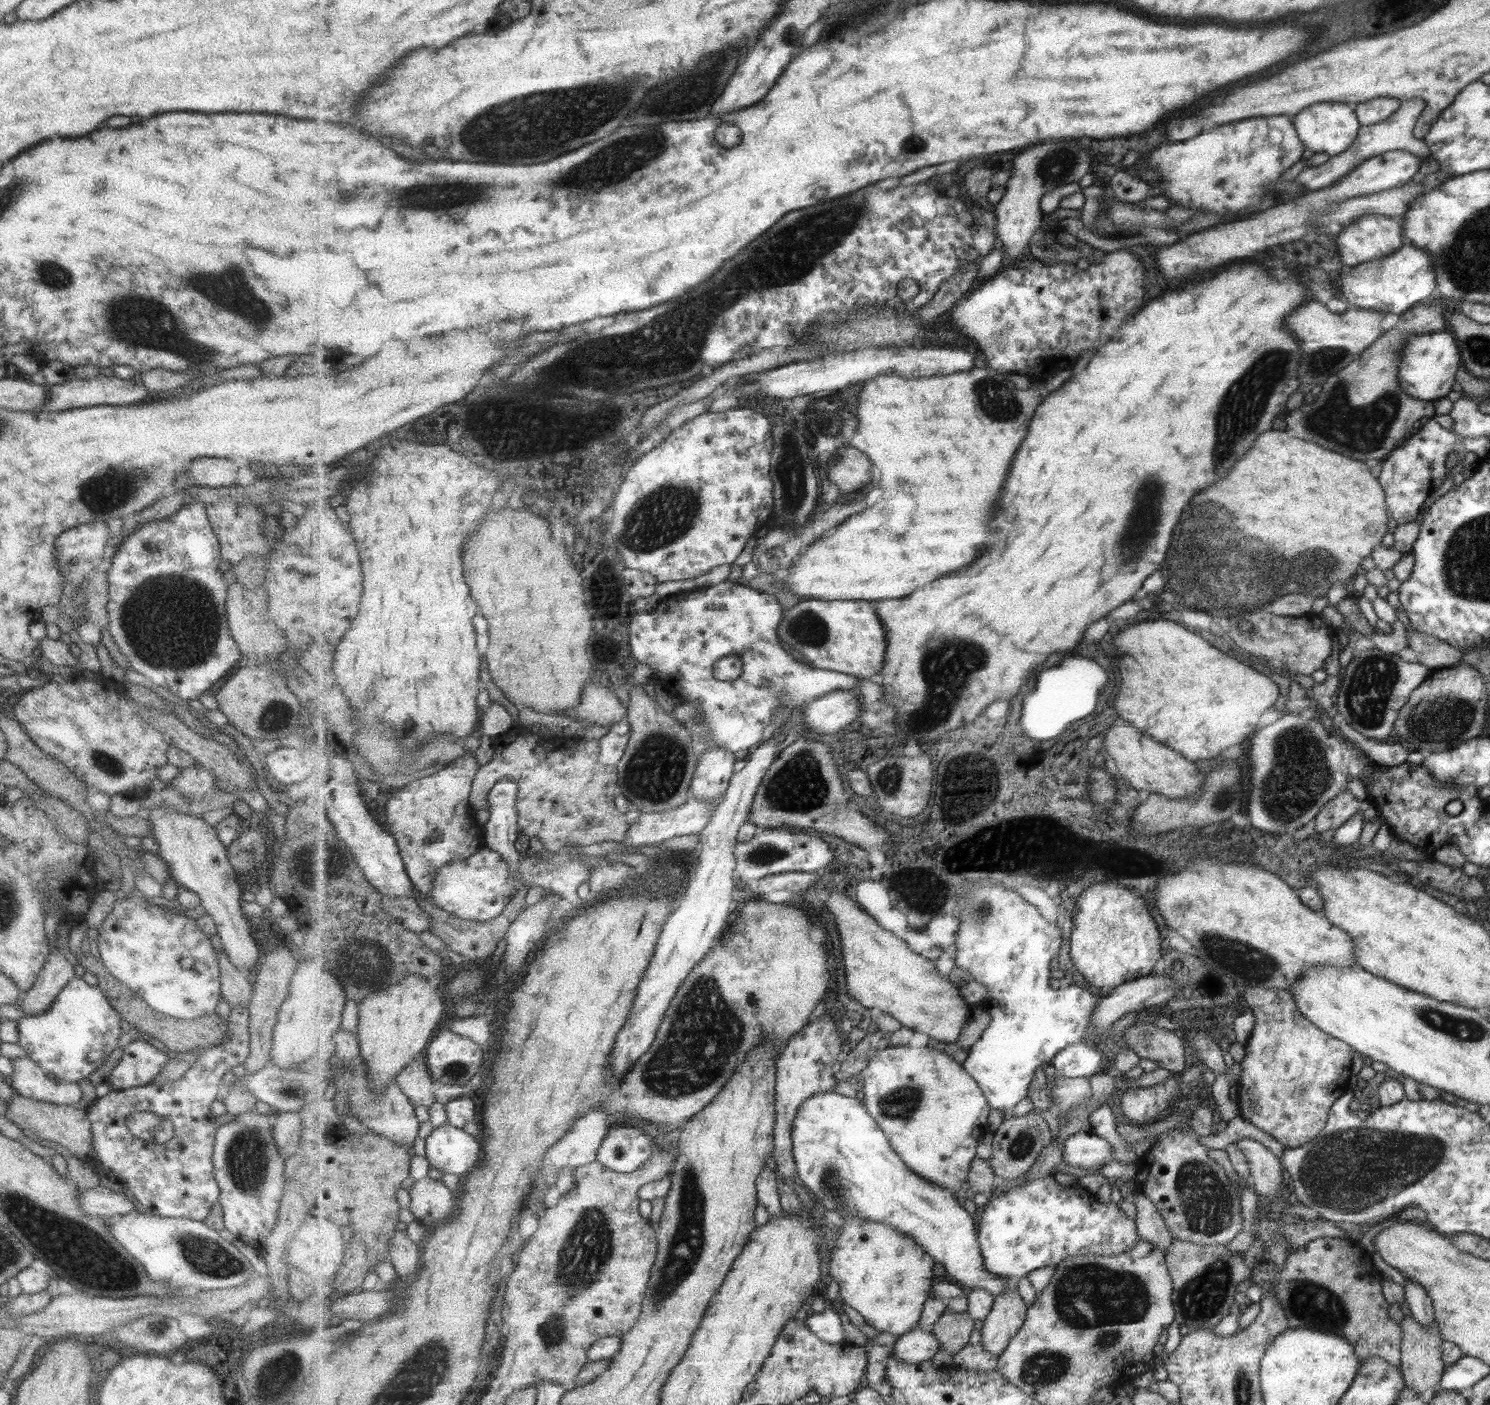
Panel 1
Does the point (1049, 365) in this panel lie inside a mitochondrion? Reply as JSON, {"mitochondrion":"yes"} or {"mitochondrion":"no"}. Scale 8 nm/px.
{"mitochondrion":"no"}

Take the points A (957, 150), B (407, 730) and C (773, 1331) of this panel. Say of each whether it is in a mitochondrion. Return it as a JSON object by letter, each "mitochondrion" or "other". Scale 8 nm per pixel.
{"A":"other","B":"other","C":"other"}

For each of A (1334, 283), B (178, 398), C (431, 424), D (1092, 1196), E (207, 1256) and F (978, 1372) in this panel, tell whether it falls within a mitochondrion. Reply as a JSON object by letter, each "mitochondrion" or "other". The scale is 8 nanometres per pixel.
{"A":"other","B":"other","C":"other","D":"other","E":"mitochondrion","F":"other"}

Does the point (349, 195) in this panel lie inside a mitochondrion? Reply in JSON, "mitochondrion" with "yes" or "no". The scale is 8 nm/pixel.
{"mitochondrion":"yes"}

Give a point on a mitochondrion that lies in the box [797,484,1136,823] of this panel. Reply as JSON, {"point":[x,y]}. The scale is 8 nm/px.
{"point":[941,693]}

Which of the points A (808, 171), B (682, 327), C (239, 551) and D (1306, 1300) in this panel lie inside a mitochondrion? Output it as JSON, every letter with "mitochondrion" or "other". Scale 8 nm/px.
{"A":"other","B":"mitochondrion","C":"other","D":"mitochondrion"}

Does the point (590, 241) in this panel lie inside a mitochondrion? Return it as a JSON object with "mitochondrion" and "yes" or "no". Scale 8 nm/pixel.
{"mitochondrion":"no"}

